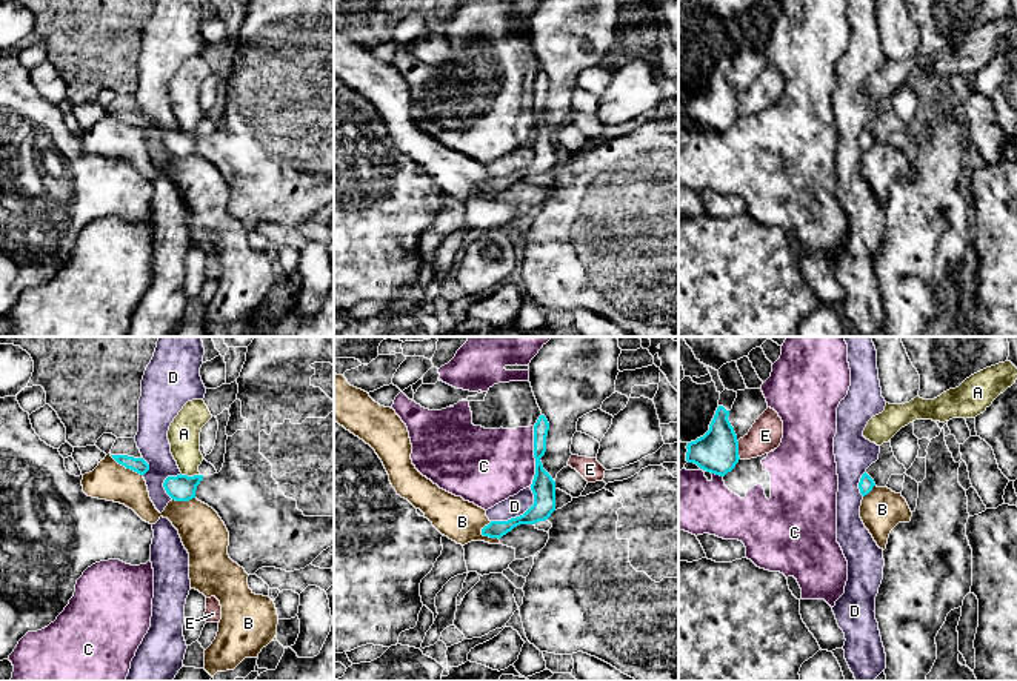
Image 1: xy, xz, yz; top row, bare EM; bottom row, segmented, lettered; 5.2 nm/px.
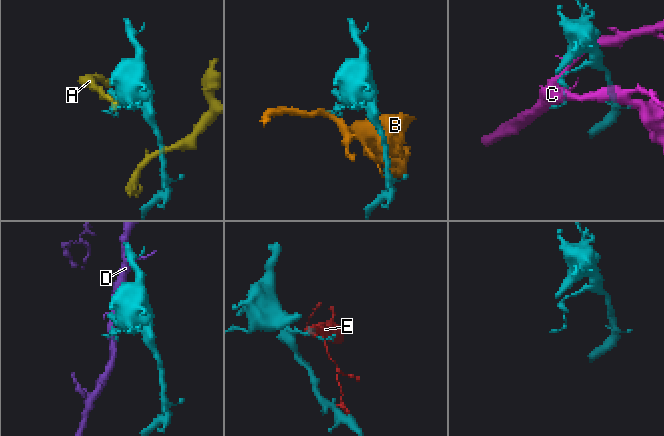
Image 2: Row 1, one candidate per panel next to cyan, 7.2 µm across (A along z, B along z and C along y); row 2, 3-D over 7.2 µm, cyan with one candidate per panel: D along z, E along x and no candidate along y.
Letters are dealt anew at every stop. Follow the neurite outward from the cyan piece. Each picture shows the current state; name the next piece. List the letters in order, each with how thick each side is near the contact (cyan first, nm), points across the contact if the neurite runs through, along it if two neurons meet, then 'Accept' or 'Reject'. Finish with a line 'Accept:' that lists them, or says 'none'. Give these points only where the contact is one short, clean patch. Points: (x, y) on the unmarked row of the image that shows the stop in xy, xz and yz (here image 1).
A: Thickness 140 nm (cyan) against 170 nm. Boundary: xy (180, 129), (199, 131). Reject
B: Thickness 80 nm (cyan) against 200 nm. Boundary: xy (110, 111), (142, 131). Reject
C: Thickness 130 nm (cyan) against 400 nm. Reject
D: Thickness 130 nm (cyan) against 110 nm. Boundary: xz (531, 143), (533, 159), (522, 169), (491, 177). Reject
E: Thickness 220 nm (cyan) against 170 nm. Reject
Accept: none

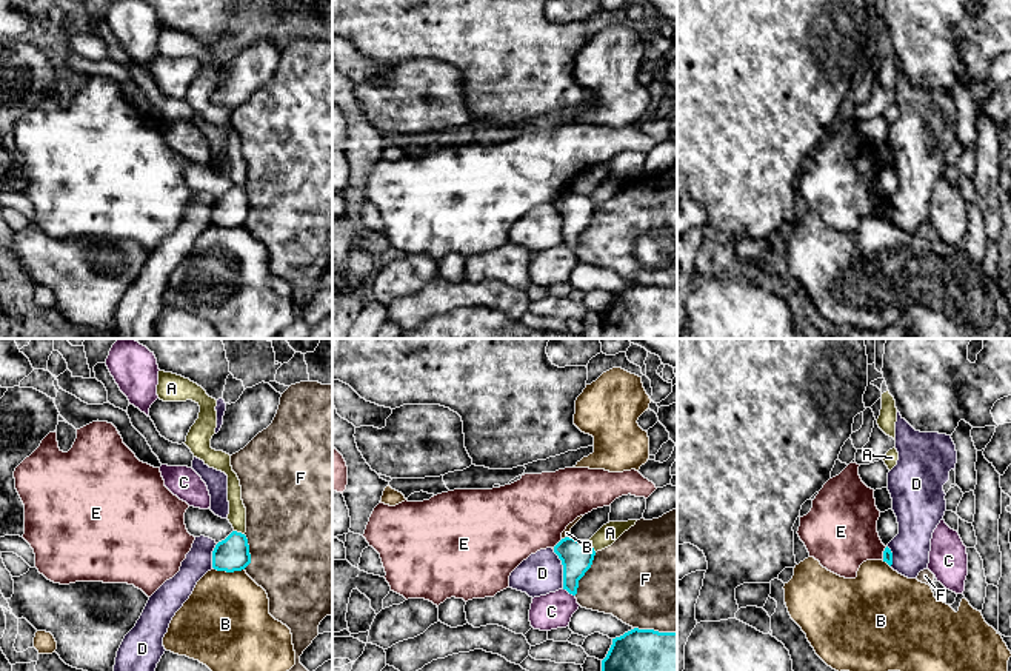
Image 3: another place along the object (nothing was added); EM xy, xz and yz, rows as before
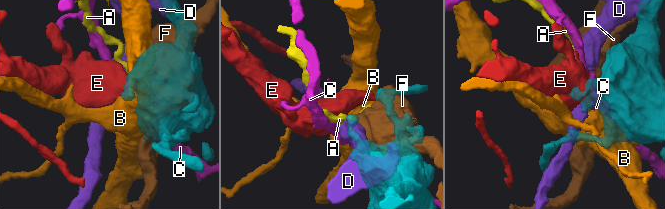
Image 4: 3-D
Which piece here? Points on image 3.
A: Thickness 170 nm (cyan) against 100 nm. Boundary: xz (588, 196), (596, 206). Reject
B: Thickness 180 nm (cyan) against 460 nm. Reject
C: Thickness 170 nm (cyan) against 190 nm. Reject
D: Thickness 170 nm (cyan) against 220 nm. Reject
E: Thickness 170 nm (cyan) against 380 nm. Boundary: xz (562, 194), (553, 203). Reject
F: Thickness 170 nm (cyan) against 420 nm. Reject
Accept: none

